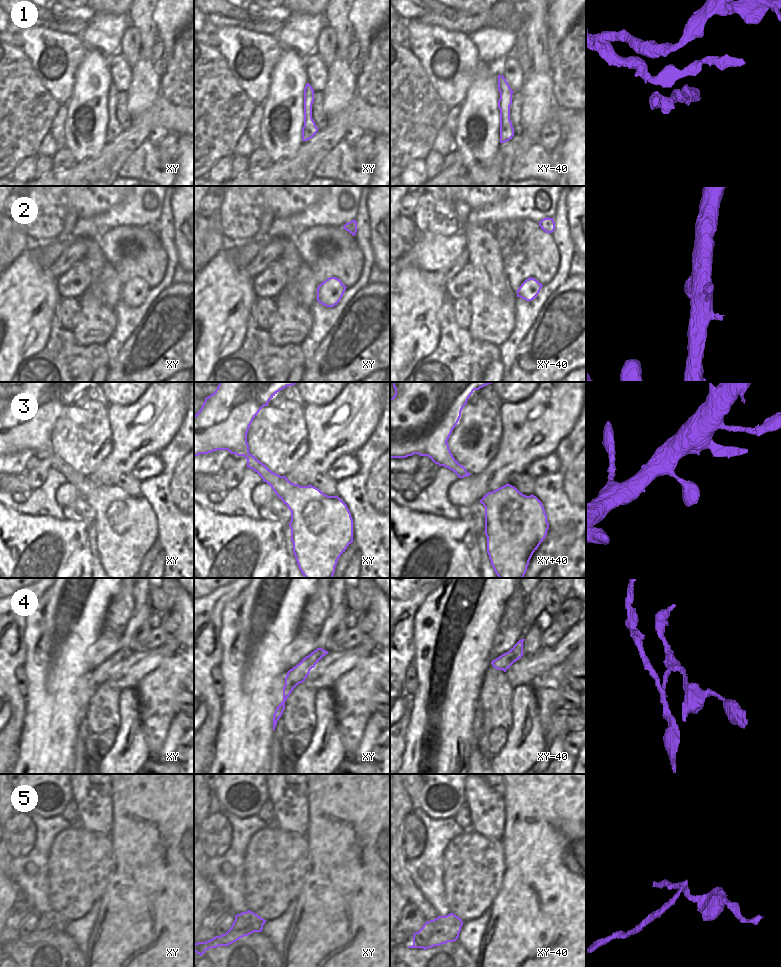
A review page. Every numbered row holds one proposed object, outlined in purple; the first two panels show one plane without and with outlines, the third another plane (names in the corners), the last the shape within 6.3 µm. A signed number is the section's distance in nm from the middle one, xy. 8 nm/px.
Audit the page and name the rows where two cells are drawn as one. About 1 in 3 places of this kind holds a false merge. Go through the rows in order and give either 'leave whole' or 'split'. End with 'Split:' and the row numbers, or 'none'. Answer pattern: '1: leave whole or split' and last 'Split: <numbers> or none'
1: leave whole
2: leave whole
3: leave whole
4: split
5: split
Split: 4, 5

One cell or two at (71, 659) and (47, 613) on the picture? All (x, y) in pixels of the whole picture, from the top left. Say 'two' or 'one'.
one

